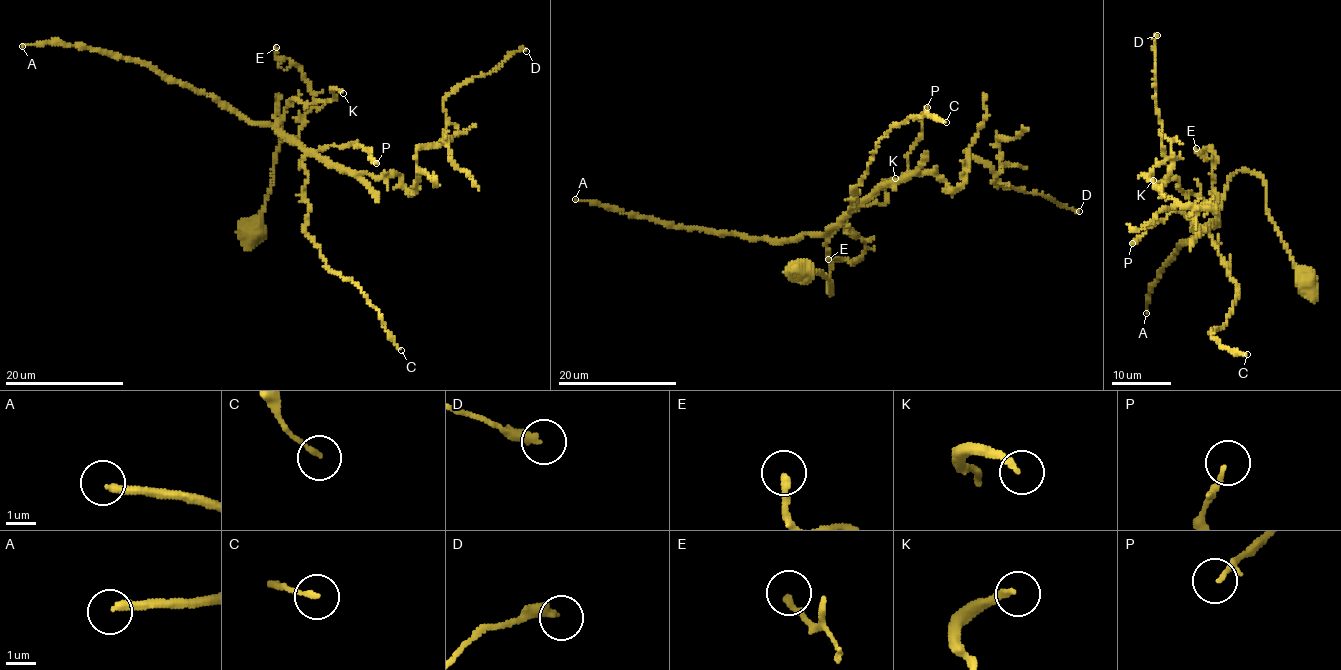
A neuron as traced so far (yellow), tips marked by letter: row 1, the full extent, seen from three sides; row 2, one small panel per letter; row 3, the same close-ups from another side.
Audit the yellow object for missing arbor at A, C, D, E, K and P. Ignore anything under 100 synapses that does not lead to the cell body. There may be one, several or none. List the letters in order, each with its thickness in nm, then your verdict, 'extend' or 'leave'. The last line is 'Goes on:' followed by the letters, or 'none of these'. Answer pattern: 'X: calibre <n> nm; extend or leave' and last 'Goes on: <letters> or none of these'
A: calibre 240 nm; extend
C: calibre 160 nm; leave
D: calibre 320 nm; leave
E: calibre 240 nm; leave
K: calibre 200 nm; leave
P: calibre 80 nm; leave
Goes on: A

